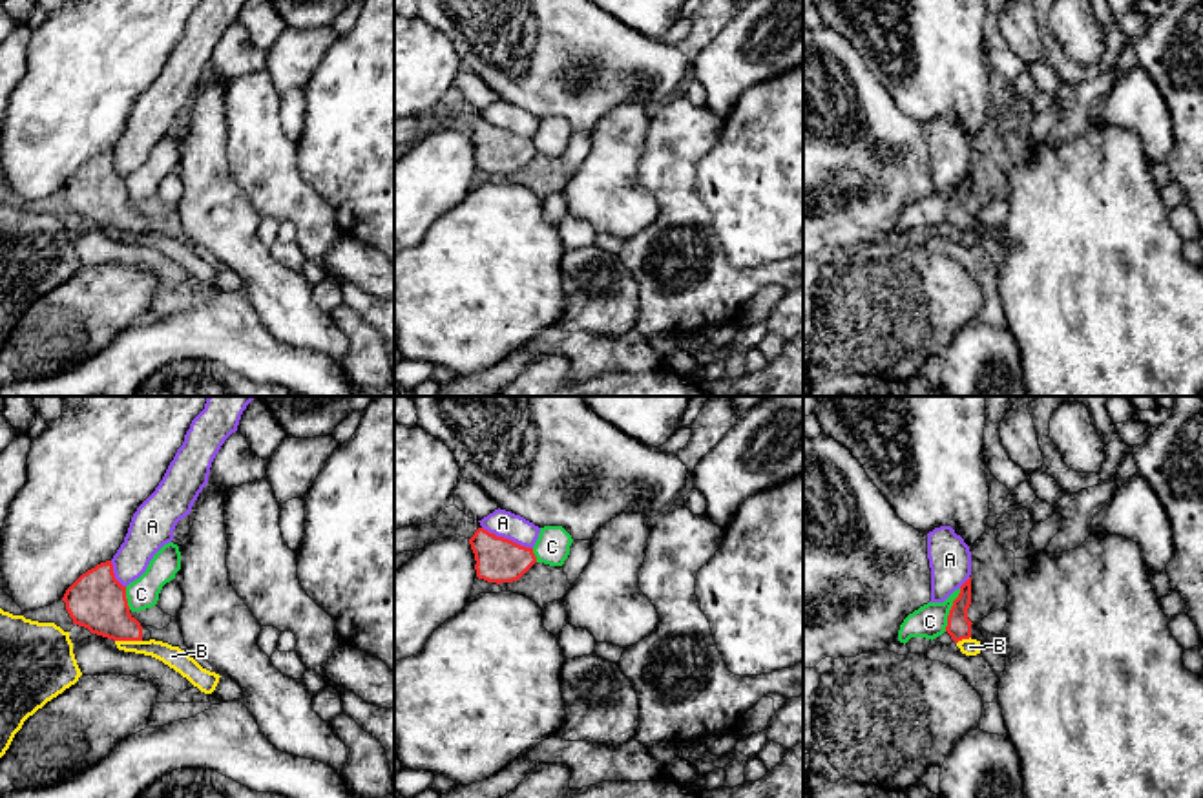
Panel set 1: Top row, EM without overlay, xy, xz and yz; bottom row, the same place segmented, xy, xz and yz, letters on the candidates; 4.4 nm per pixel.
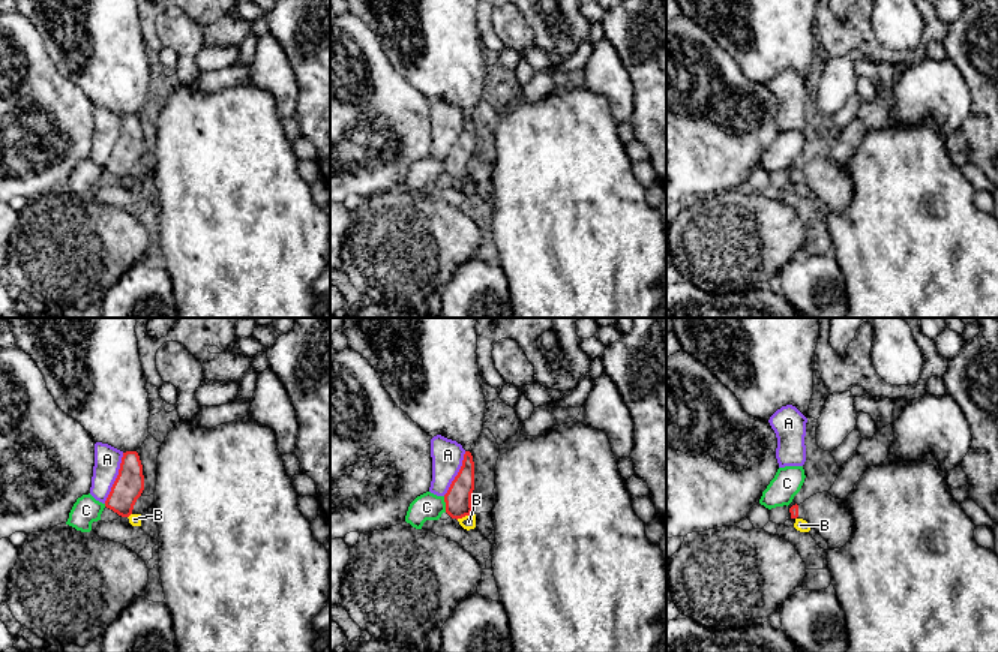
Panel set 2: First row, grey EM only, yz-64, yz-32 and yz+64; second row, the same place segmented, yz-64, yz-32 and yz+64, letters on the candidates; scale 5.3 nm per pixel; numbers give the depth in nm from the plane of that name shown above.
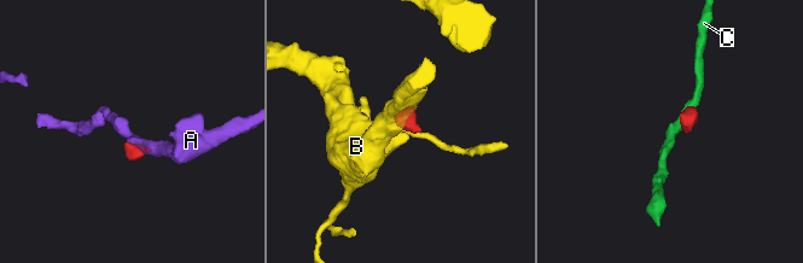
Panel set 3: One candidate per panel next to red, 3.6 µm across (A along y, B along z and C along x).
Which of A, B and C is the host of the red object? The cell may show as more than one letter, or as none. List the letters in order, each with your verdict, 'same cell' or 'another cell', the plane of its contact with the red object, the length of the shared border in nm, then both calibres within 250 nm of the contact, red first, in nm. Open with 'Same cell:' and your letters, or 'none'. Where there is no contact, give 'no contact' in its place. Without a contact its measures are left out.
Same cell: none
A: another cell | xz | 240 nm | 200/120 nm
B: another cell | xy | 120 nm | 260/90 nm
C: another cell | yz | 200 nm | 110/150 nm

